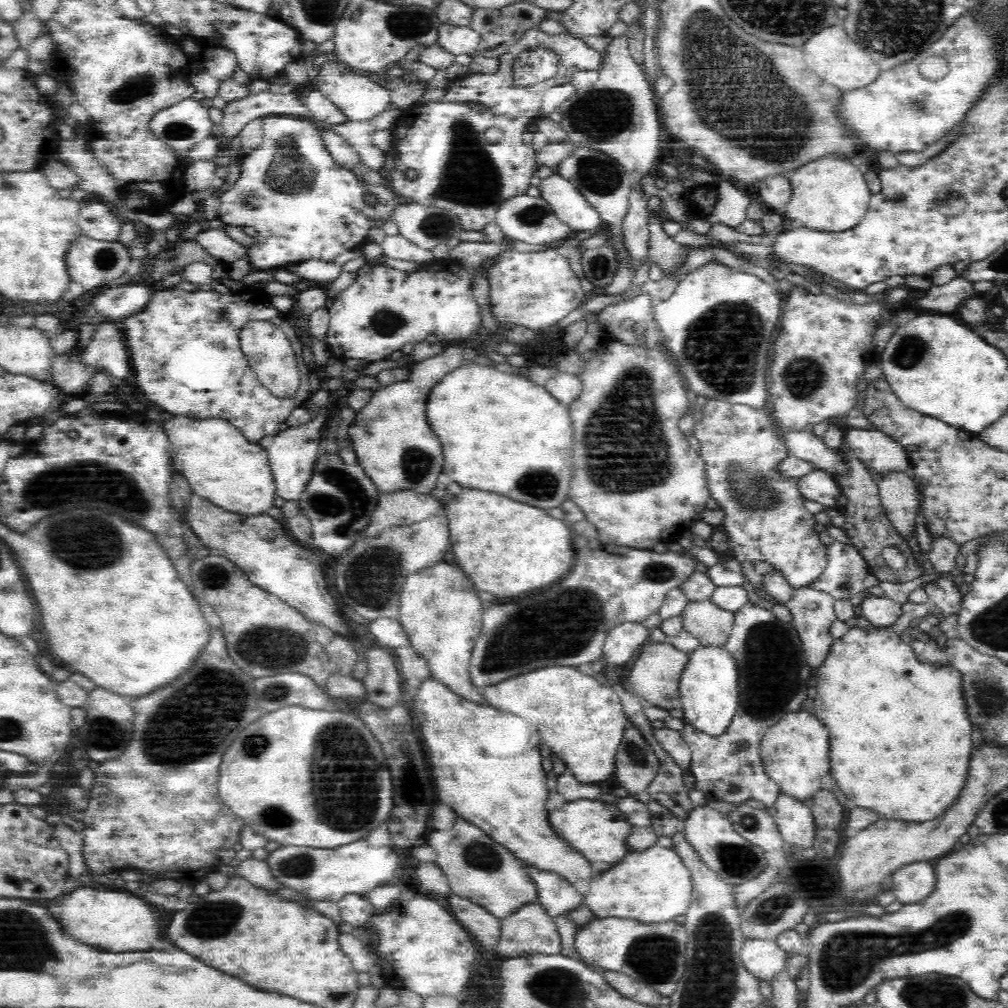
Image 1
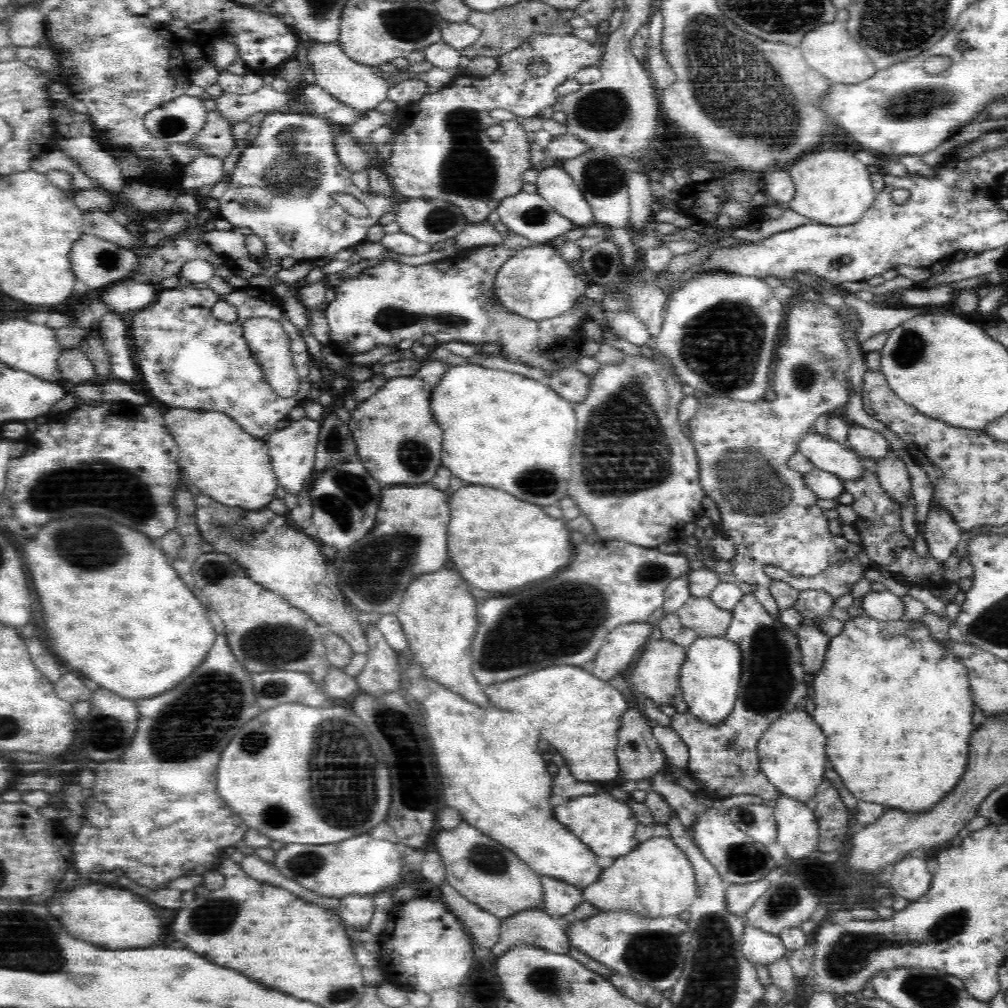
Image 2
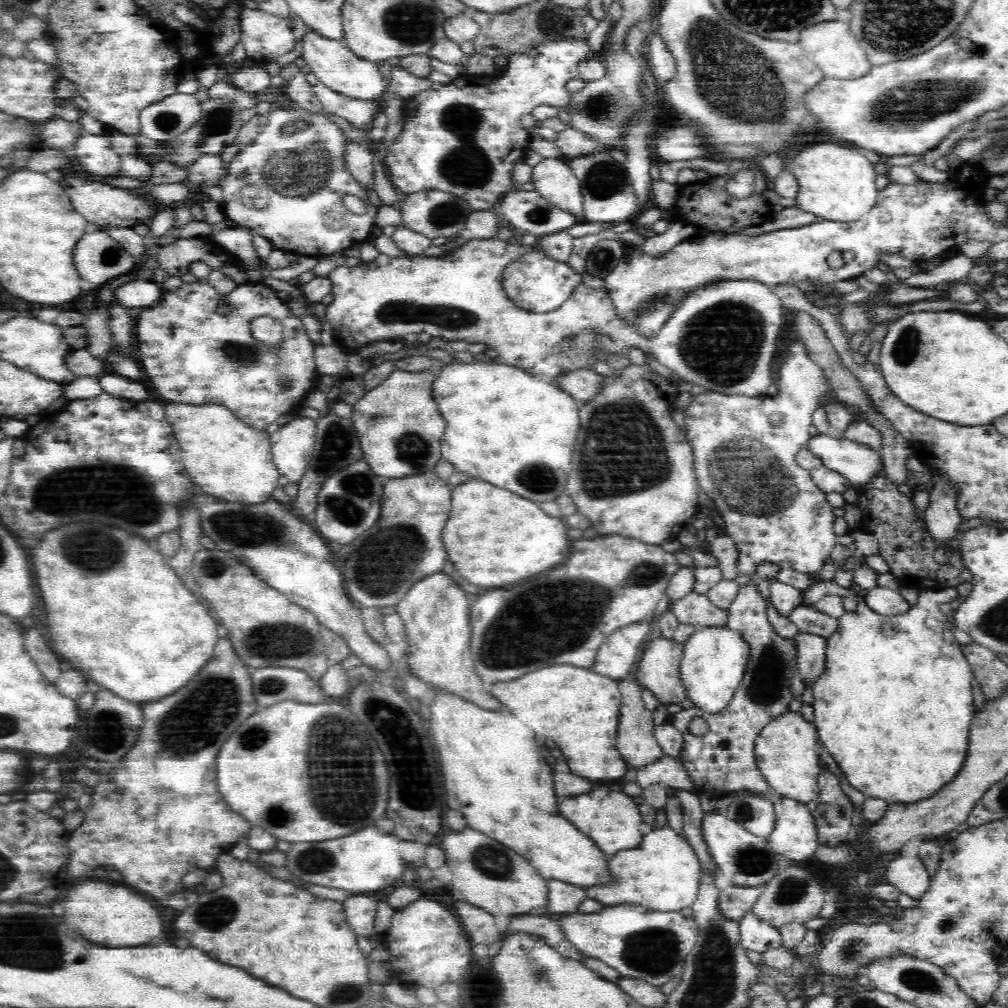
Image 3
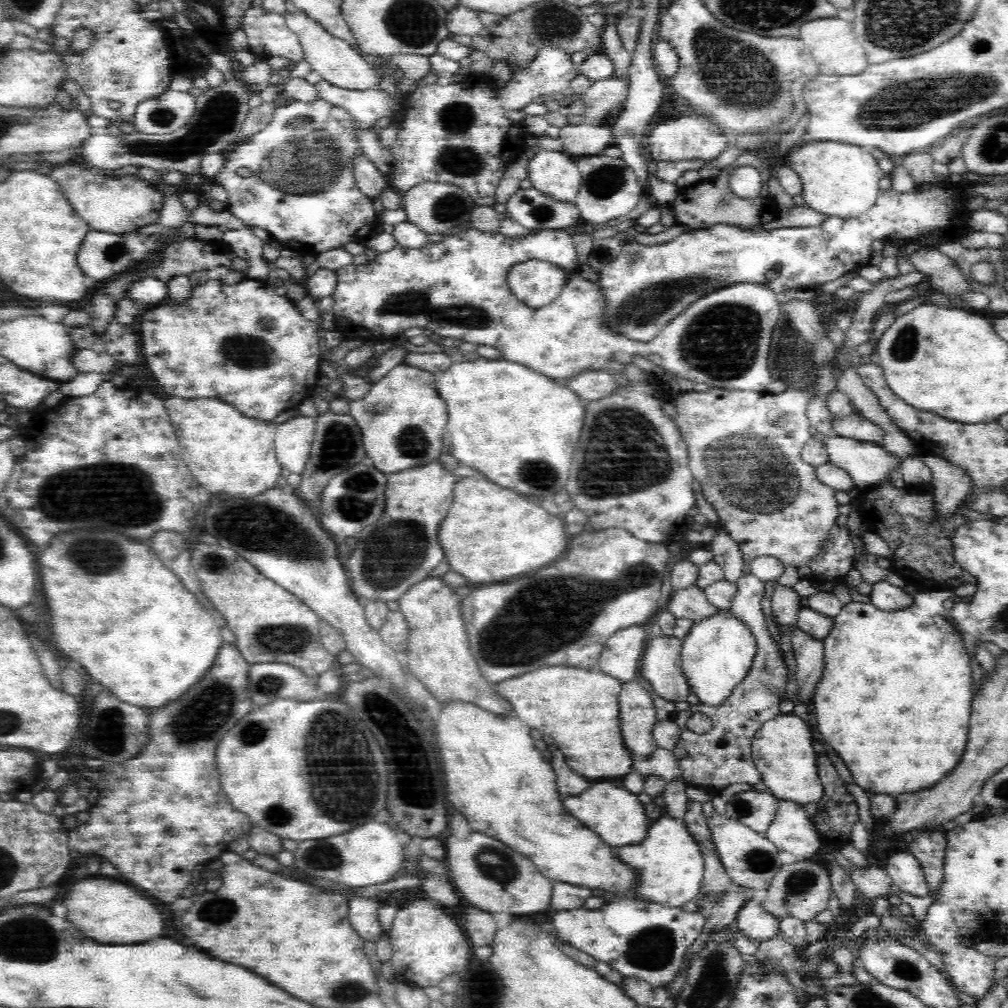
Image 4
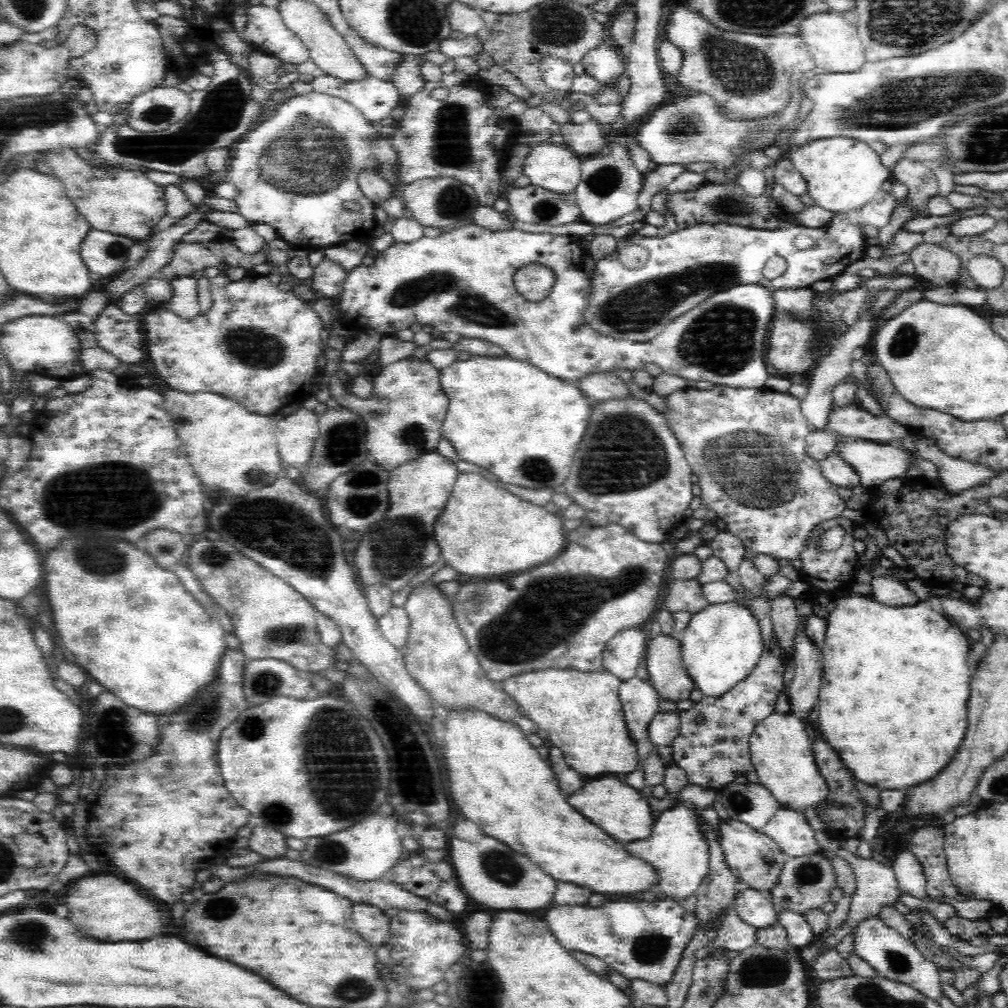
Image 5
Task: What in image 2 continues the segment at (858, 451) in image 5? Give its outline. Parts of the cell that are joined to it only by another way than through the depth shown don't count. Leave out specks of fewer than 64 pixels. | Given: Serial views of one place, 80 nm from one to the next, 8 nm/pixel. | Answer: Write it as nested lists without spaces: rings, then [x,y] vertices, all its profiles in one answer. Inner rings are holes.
[[[810,433],[804,436],[801,442],[798,443],[798,452],[810,460],[815,467],[836,474],[844,480],[860,479],[864,476],[864,472],[866,472],[862,463],[862,459],[865,459],[865,454],[858,453],[857,450],[854,450],[854,448],[847,444],[834,441],[830,436]]]

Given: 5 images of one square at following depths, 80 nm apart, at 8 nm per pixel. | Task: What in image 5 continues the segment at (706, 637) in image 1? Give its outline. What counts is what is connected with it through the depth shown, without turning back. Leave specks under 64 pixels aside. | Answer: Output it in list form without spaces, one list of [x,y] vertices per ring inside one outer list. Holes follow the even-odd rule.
[[[697,579],[676,580],[670,584],[668,598],[661,608],[674,612],[689,612],[691,615],[699,609],[706,608],[709,600],[703,596],[702,585]]]

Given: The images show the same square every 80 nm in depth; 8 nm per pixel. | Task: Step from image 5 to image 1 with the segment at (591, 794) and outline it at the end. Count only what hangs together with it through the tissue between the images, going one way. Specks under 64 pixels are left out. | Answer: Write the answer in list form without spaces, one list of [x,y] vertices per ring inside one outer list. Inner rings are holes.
[[[579,799],[564,804],[560,810],[550,812],[550,825],[557,836],[565,837],[569,844],[590,864],[616,864],[626,854],[625,840],[632,826],[624,820],[622,812],[614,804],[604,804],[600,800]]]

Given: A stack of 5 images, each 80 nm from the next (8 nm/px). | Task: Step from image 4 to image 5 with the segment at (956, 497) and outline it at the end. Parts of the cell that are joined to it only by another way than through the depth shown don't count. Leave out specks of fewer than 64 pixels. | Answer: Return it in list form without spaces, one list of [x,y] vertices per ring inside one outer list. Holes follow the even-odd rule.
[[[912,434],[920,458],[936,465],[938,469],[936,477],[941,481],[945,492],[964,492],[966,488],[974,488],[976,484],[983,484],[993,477],[995,471],[993,468],[966,461],[955,461],[948,458],[942,450],[937,449],[936,443],[931,438]]]

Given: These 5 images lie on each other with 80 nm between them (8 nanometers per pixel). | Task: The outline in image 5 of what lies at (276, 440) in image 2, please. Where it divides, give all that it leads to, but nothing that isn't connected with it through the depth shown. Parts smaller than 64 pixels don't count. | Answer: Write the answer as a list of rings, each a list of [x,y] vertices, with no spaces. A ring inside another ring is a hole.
[[[301,407],[277,422],[277,442],[281,460],[298,468],[310,460],[319,435],[319,416]]]

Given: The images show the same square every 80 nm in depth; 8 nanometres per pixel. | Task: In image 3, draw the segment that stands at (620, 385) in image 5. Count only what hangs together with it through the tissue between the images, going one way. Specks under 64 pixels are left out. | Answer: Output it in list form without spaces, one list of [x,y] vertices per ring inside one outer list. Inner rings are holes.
[[[590,369],[568,372],[551,379],[558,388],[565,389],[579,403],[592,400],[606,384],[606,378]]]

